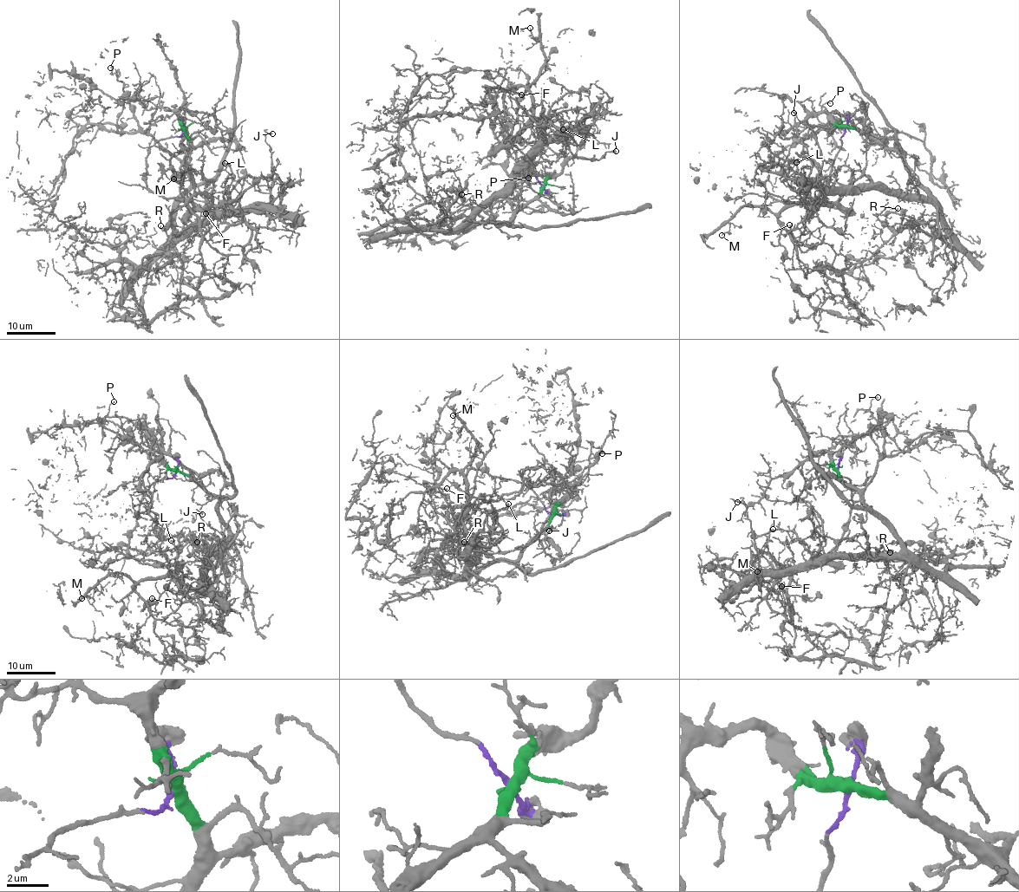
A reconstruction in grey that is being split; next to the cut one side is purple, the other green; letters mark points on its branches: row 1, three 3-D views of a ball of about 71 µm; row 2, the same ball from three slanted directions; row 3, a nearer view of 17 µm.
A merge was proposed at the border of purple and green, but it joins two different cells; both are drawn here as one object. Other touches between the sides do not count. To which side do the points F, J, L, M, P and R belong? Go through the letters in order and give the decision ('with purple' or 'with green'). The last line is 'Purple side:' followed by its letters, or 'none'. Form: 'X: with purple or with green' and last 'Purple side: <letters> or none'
F: with purple
J: with purple
L: with purple
M: with purple
P: with green
R: with green
Purple side: F, J, L, M

